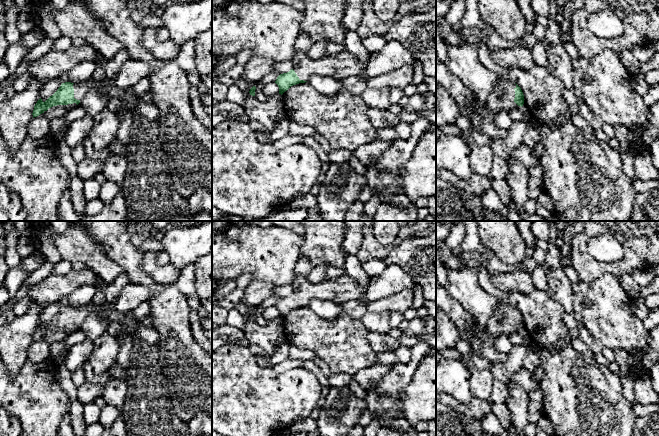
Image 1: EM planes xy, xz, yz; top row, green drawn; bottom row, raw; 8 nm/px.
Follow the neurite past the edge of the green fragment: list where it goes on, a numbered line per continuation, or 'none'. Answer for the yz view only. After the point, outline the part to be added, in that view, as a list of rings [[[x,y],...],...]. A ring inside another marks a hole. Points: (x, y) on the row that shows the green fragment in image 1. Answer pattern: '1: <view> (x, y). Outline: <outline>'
1: yz (502, 96). Outline: [[[499,79],[493,90],[486,99],[486,105],[491,112],[493,119],[501,110],[509,112],[518,107],[514,102],[516,84],[512,81]]]

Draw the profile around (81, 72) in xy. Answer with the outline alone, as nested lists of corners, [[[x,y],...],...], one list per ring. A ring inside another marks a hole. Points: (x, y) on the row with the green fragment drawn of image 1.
[[[85,60],[76,63],[73,68],[68,72],[69,82],[80,84],[89,81],[93,78],[93,74],[97,68],[94,61]]]

